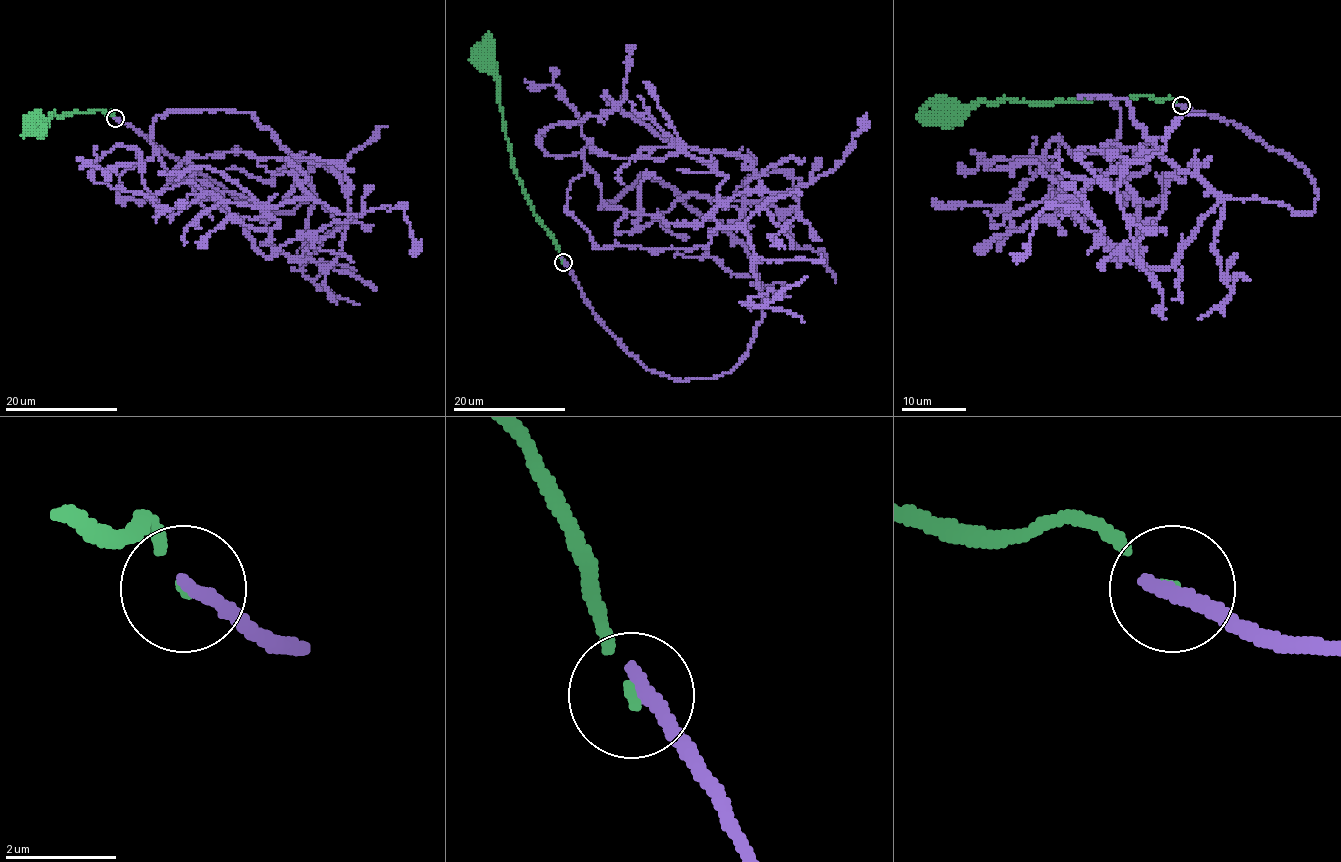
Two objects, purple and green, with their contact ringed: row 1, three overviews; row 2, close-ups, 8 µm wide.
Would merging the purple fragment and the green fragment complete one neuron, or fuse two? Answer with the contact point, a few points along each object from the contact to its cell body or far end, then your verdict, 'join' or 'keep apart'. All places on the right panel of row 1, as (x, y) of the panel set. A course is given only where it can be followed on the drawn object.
at (1181, 105); purple runs (1179, 106), (1317, 193), (1218, 198), (1082, 96), (1120, 111), (1120, 170), (1147, 154), (1103, 145), (1165, 318); green runs (1181, 106), (1171, 98), (1145, 96), (1045, 102), (1003, 99), (971, 102), (948, 112); keep apart

